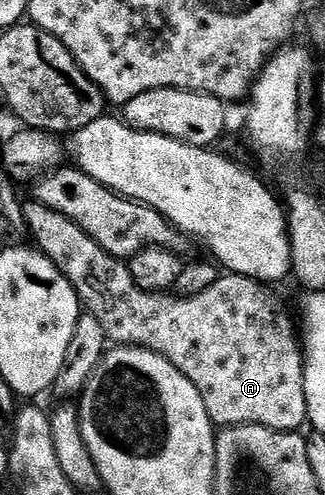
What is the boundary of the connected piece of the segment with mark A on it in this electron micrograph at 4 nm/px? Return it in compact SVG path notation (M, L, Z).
M33 199L27 200L22 209L28 233L34 236L33 244L42 250L45 257L52 259L56 267L60 267L68 283L72 283L78 292L78 300L85 312L96 315L107 338L115 346L136 345L168 359L168 363L172 363L172 367L176 367L176 371L180 371L194 384L196 391L200 391L200 399L204 399L204 407L215 426L263 425L269 429L293 432L307 422L309 413L303 381L305 360L299 338L298 341L296 339L298 333L281 303L266 290L269 288L263 282L222 275L212 283L212 287L208 287L208 291L200 291L200 295L180 297L169 292L149 293L134 282L130 266L123 258L104 251L104 247L100 247L100 243L96 243L96 239L89 237L79 225L72 223L68 215L52 207L44 207L44 203Z

